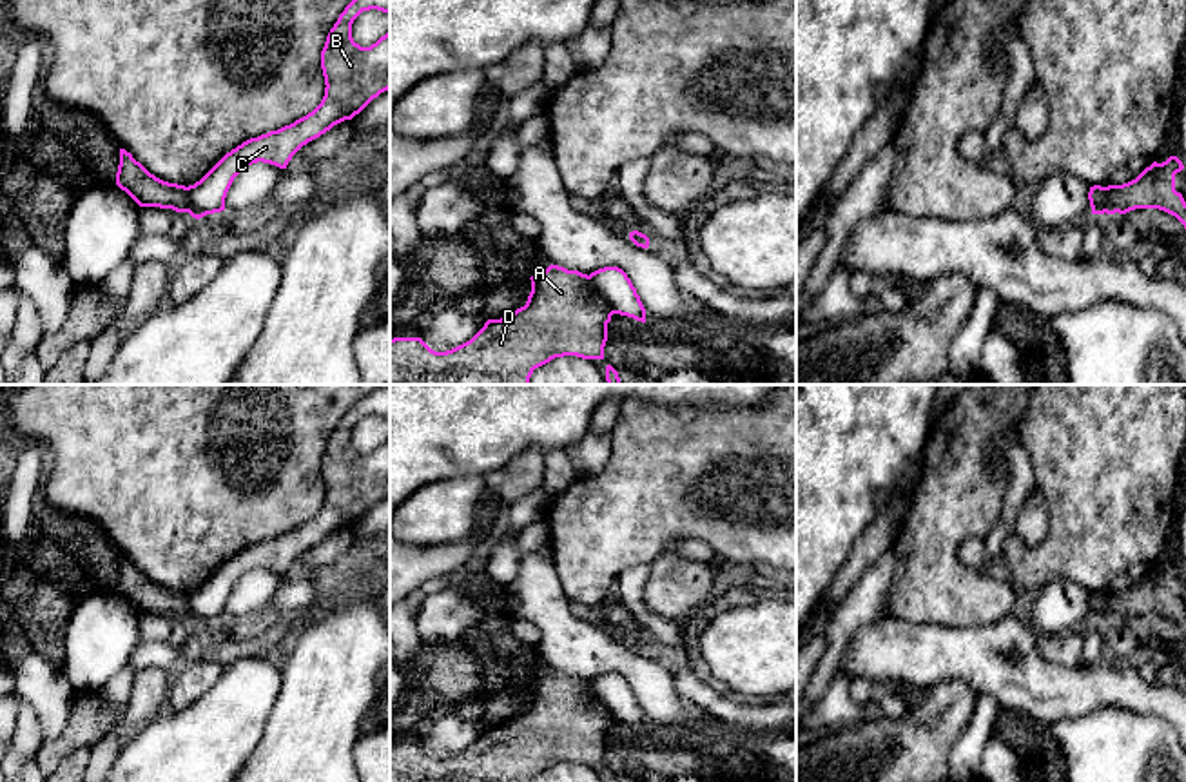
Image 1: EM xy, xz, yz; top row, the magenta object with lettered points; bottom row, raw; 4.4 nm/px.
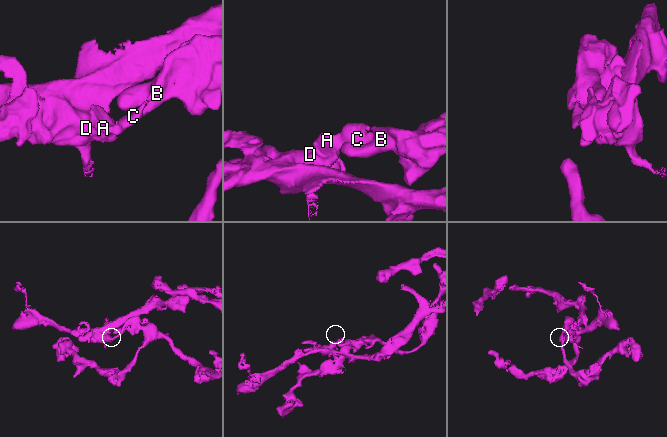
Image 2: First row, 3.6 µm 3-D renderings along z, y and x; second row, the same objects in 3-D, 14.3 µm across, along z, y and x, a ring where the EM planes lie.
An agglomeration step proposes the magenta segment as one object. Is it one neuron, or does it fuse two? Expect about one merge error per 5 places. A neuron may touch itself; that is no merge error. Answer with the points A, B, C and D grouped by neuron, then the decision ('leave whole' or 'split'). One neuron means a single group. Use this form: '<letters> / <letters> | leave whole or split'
A D / B C | split

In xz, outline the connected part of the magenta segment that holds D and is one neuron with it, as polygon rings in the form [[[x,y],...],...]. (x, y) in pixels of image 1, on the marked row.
[[[549,265],[530,279],[524,307],[488,319],[470,341],[452,350],[435,352],[421,337],[390,339],[390,385],[530,385],[533,370],[555,357],[604,359],[613,310],[589,276]]]

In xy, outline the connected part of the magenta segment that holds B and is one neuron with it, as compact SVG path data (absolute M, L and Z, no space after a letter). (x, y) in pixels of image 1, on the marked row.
M352 0L330 29L321 51L325 96L306 116L250 138L227 152L199 181L189 185L187 212L199 220L225 210L234 178L258 161L287 169L292 156L334 125L352 120L374 98L390 89L390 31L370 47L352 38L352 24L363 13L377 9L390 15L390 0Z

